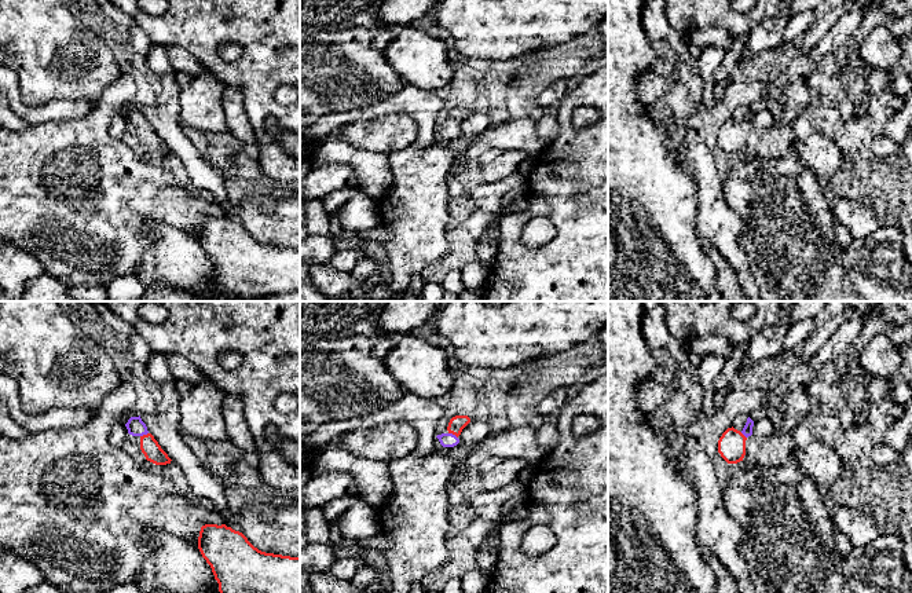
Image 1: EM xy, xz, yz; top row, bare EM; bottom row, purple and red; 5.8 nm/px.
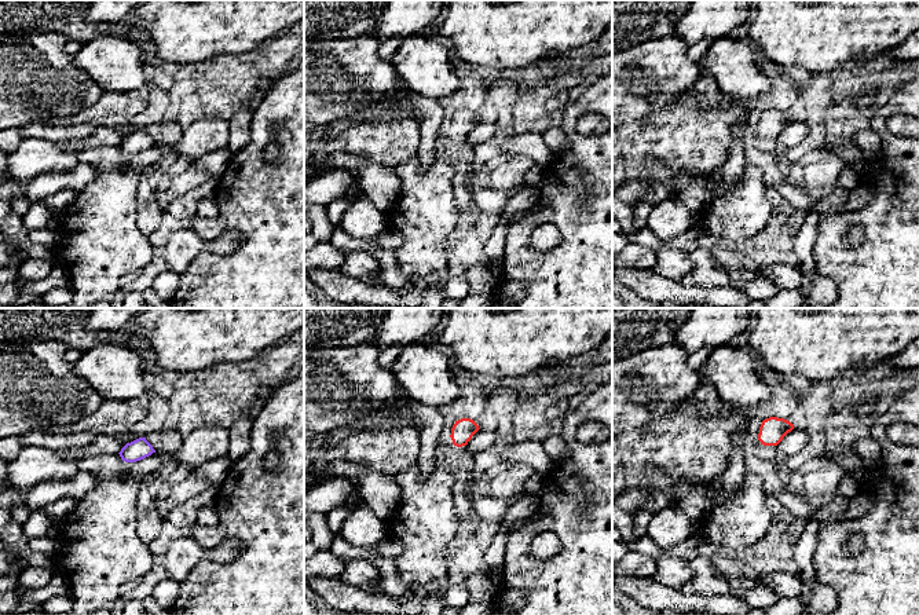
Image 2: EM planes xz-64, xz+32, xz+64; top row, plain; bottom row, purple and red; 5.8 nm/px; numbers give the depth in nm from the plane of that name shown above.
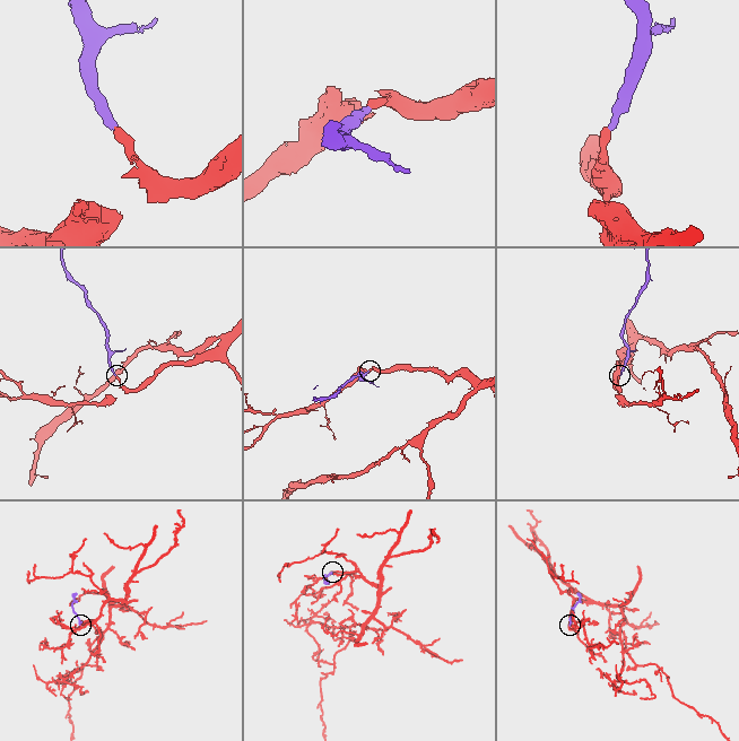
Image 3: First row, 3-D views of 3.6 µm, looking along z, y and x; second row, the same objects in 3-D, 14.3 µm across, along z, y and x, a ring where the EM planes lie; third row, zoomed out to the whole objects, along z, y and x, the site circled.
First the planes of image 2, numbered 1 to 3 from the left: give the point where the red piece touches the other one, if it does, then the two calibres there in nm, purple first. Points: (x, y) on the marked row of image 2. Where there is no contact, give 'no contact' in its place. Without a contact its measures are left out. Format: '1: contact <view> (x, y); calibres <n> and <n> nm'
1: no contact
2: no contact
3: no contact

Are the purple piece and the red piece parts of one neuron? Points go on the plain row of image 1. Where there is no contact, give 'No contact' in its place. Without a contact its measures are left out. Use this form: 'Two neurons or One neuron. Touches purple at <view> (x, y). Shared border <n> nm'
One neuron. Touches purple at xz (451, 125). Shared border 70 nm

